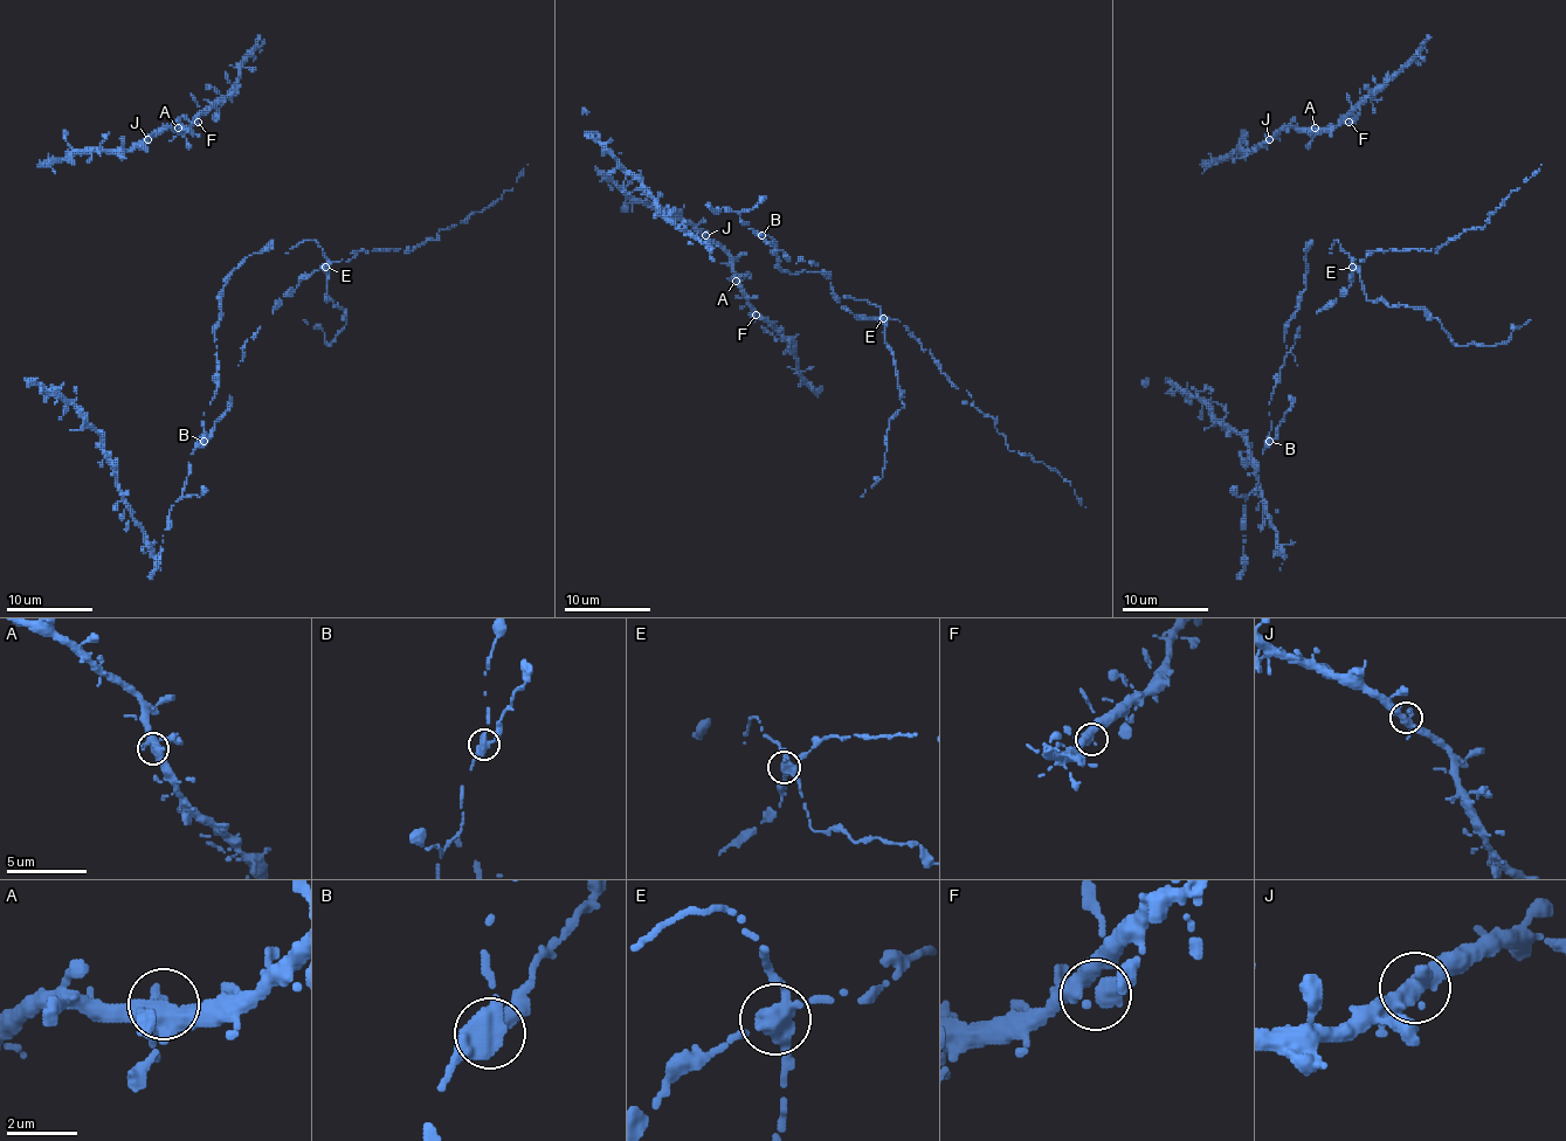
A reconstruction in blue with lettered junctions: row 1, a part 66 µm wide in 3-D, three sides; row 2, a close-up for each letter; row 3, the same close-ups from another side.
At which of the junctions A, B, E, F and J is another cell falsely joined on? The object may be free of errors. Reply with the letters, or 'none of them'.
E

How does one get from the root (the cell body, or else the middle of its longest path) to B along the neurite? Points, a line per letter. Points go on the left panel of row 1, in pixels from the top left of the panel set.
B: (232, 272), (221, 294), (221, 318), (214, 329), (216, 393), (204, 413), (204, 441)

